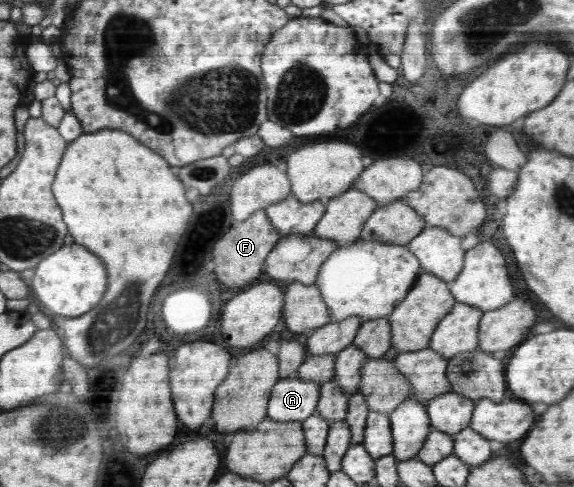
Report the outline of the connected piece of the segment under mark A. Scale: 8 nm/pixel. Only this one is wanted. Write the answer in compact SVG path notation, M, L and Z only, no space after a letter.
M297 376L278 380L268 400L267 418L281 423L309 419L319 406L320 386Z

